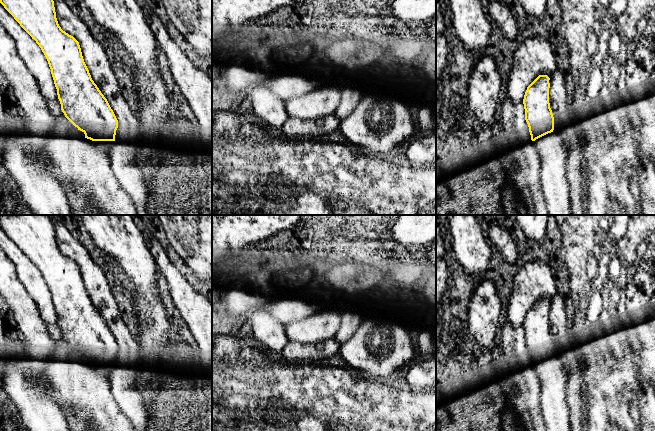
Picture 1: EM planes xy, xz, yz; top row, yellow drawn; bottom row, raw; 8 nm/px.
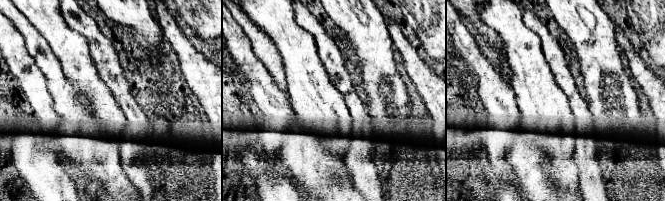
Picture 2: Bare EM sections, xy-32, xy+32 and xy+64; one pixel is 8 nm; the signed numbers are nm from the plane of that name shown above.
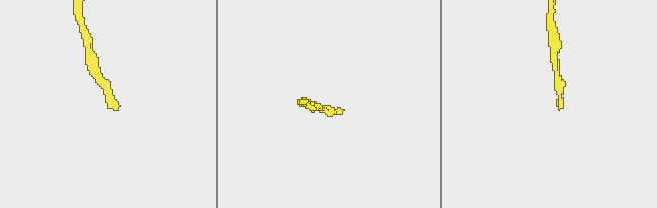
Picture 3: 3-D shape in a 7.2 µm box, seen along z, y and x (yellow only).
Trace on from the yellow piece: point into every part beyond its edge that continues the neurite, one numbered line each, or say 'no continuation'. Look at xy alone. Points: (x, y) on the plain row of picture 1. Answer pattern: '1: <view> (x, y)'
1: xy (106, 369)

